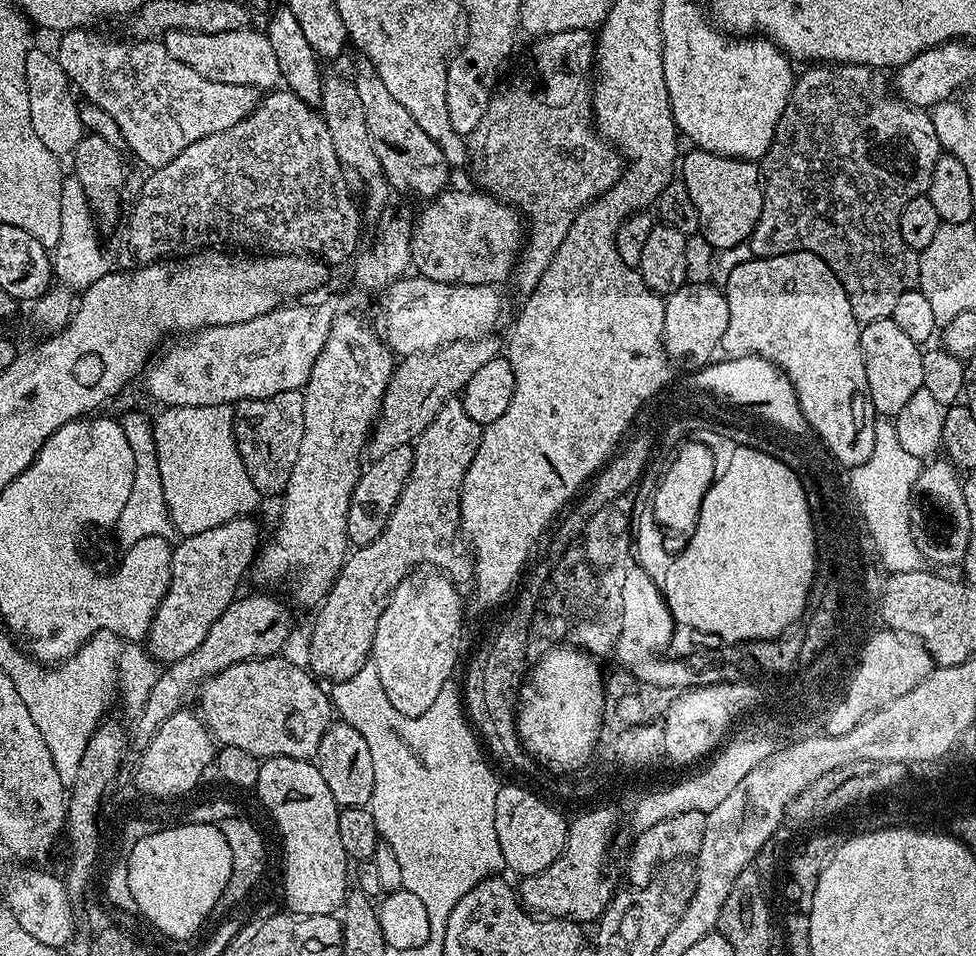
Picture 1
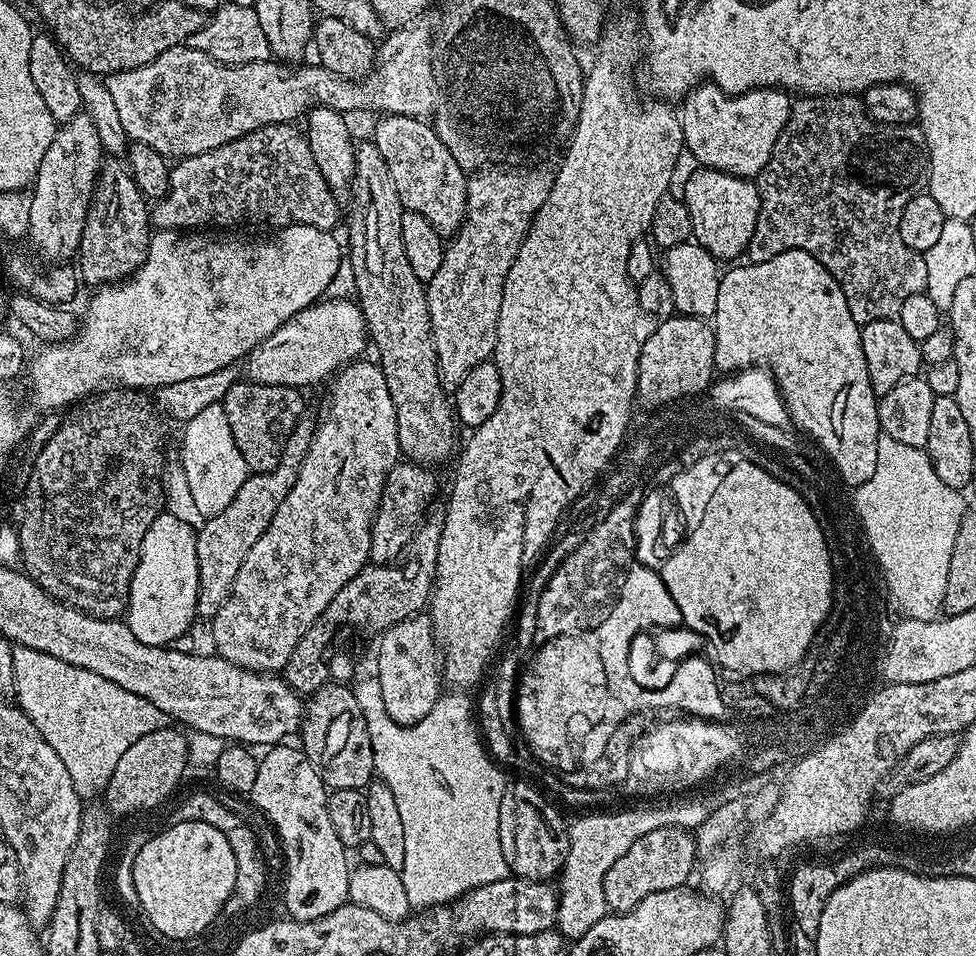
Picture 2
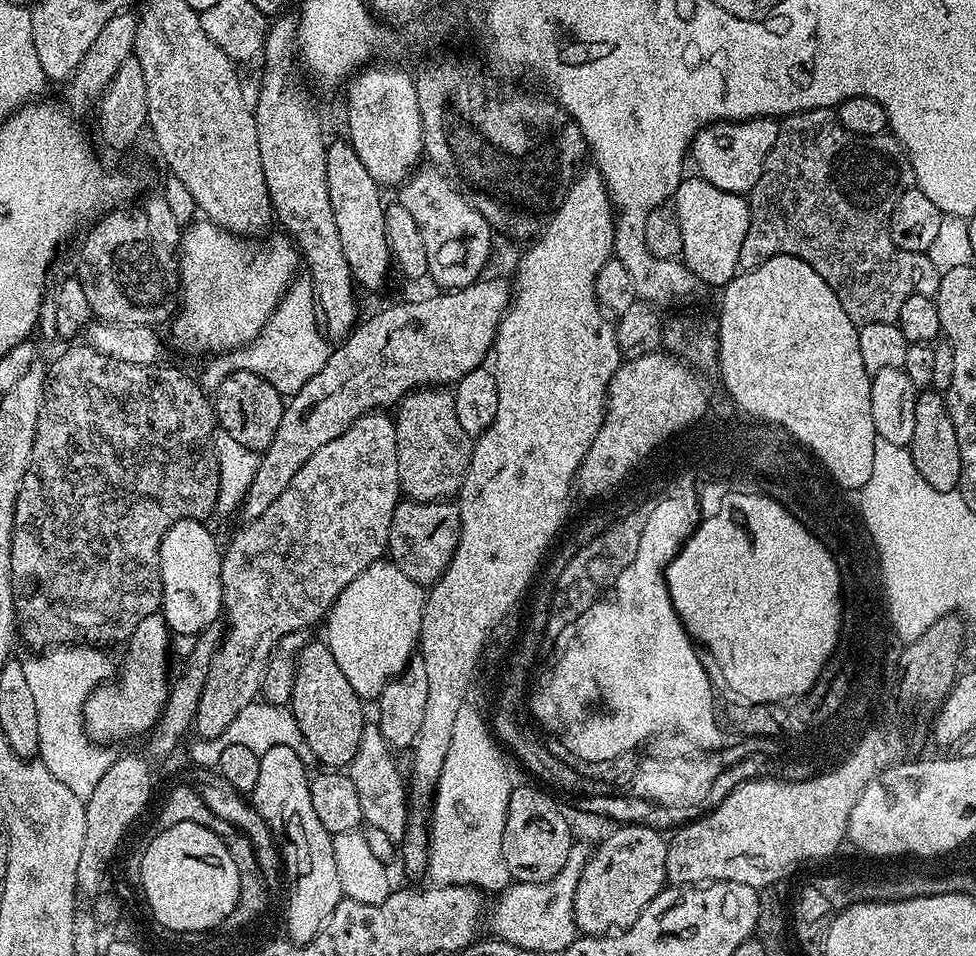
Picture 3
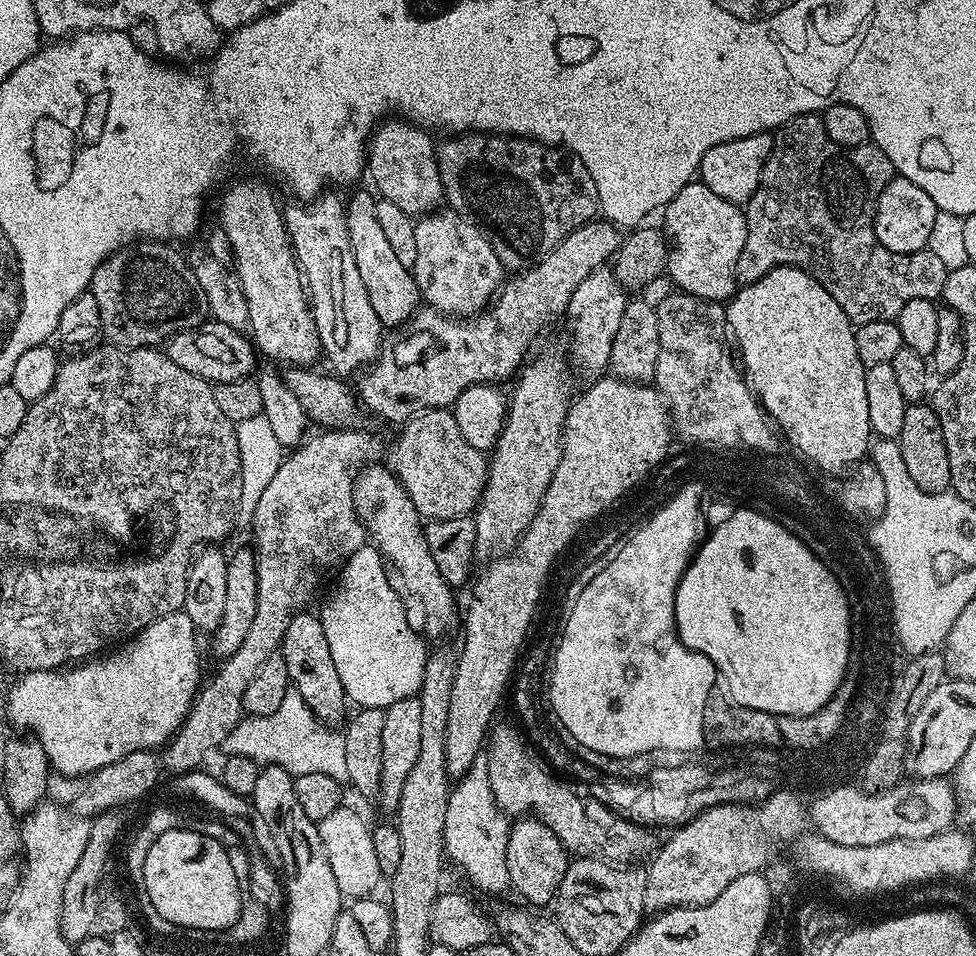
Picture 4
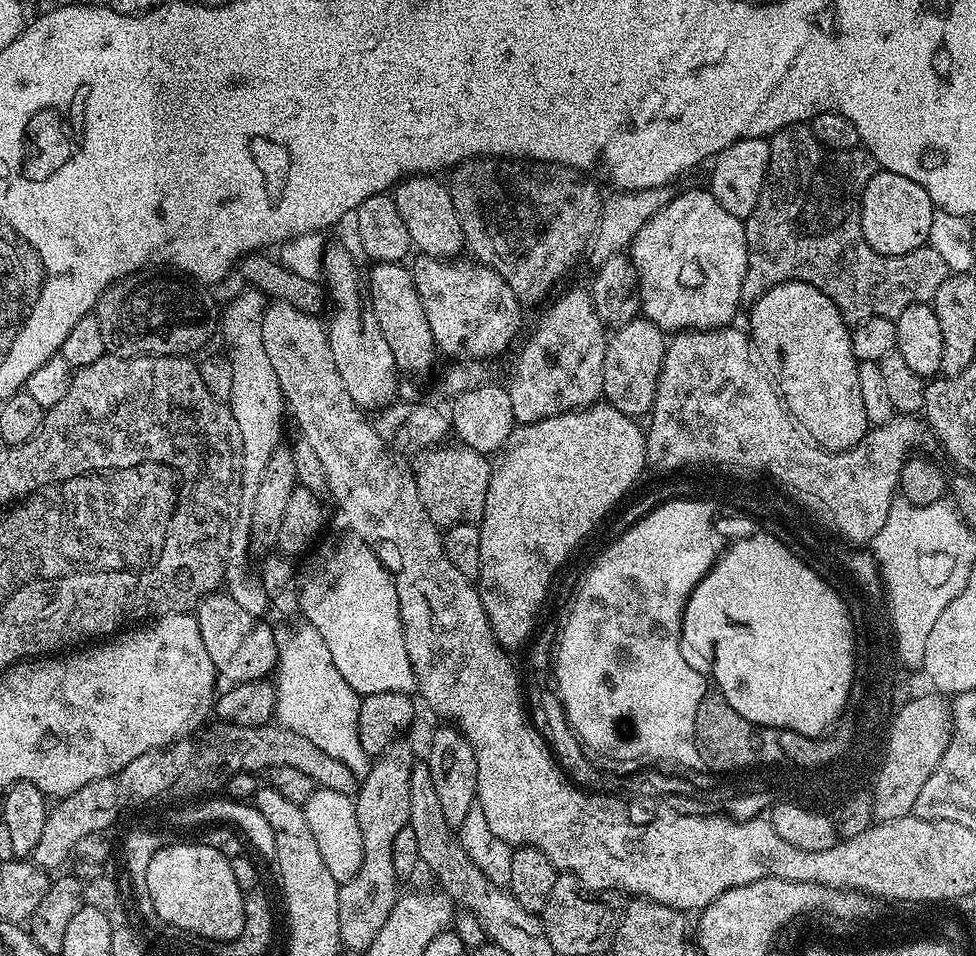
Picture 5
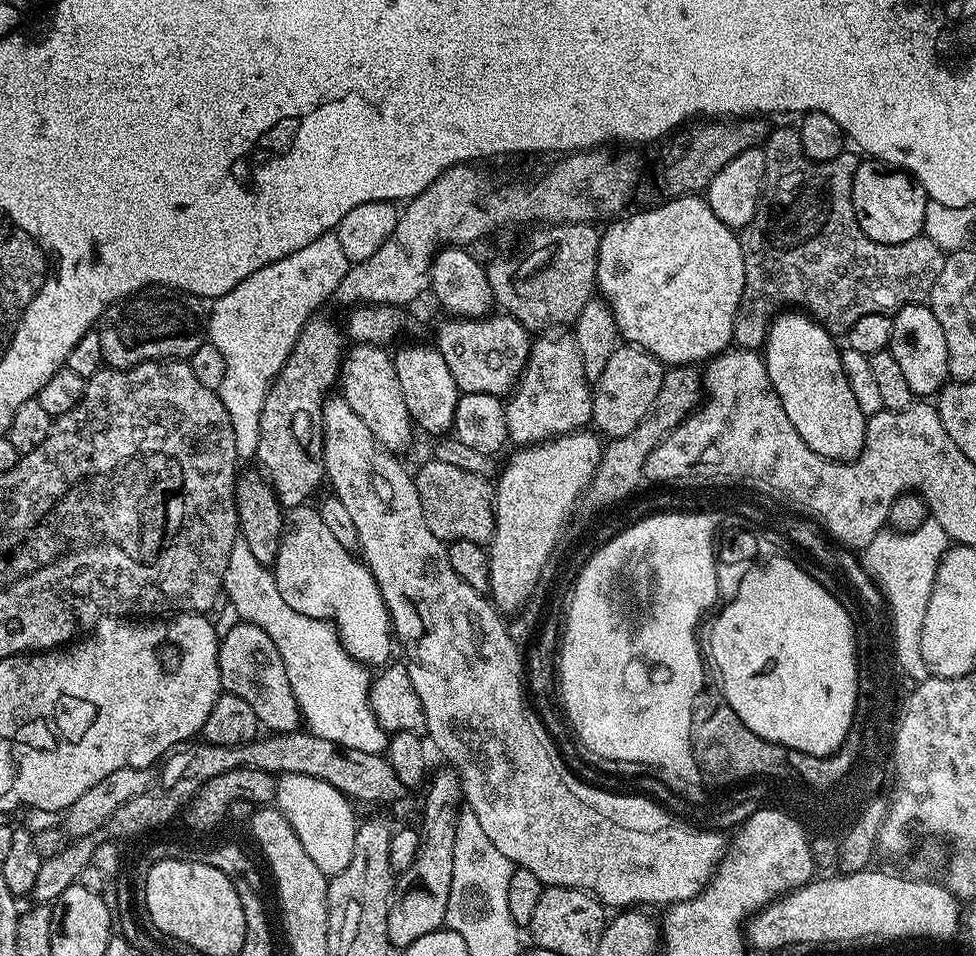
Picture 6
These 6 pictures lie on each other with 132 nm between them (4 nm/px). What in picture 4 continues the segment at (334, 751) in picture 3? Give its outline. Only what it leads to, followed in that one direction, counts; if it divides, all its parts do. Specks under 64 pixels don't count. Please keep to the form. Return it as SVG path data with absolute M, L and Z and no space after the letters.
M301 610L290 618L286 634L282 638L278 651L284 656L288 679L291 687L306 702L321 725L336 724L343 721L346 697L342 678L338 678L338 669L334 667L334 657L326 642L326 630L322 630L319 615L312 610Z

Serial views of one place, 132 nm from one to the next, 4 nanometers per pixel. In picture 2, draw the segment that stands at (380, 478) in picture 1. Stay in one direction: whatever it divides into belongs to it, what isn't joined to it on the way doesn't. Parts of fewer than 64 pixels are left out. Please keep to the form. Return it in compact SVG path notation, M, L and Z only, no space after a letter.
M397 462L390 470L380 495L376 521L372 523L370 560L374 564L391 564L399 561L400 535L411 533L425 519L428 507L436 496L436 476L431 467L411 462Z

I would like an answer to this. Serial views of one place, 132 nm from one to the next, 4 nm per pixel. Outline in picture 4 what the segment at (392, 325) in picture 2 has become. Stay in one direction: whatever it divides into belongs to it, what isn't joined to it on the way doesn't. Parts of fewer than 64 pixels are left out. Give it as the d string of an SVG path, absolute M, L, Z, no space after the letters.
M427 409L411 417L399 432L394 471L421 517L431 522L472 516L488 484L489 461L485 453L474 450L474 446L462 438L462 430L458 430L458 422L451 411Z

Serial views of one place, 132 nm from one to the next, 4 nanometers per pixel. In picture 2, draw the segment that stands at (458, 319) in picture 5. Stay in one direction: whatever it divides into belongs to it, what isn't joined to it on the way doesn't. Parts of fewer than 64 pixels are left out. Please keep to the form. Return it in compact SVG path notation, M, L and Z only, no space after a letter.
M385 115L376 124L374 142L398 186L398 198L405 209L422 214L439 232L441 237L452 238L460 231L468 211L468 176L454 154L446 150L435 127L424 120L415 120L415 115Z

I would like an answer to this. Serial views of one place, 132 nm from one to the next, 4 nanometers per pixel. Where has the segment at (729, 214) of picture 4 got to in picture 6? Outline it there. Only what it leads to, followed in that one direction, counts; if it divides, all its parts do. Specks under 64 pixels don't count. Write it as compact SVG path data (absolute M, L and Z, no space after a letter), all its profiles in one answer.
M703 195L673 196L663 201L657 208L648 208L645 212L636 212L633 216L625 215L616 218L607 225L608 229L600 232L600 245L598 246L598 266L596 267L596 287L599 295L604 297L612 308L616 318L617 333L627 343L637 344L639 348L645 348L650 354L660 359L665 366L696 366L703 365L721 352L727 352L733 343L732 331L736 314L740 310L740 299L744 289L744 259L742 258L742 246L739 235L726 222L722 222L710 210L707 199Z

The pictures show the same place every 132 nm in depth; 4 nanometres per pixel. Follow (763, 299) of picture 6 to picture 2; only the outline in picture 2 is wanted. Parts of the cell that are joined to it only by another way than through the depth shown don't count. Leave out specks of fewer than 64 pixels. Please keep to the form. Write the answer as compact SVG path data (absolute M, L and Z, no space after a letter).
M859 95L800 96L792 105L792 113L786 126L782 126L782 134L778 134L778 142L774 142L774 154L770 154L770 162L766 162L766 166L758 177L760 209L754 226L754 234L748 243L747 263L770 262L770 258L774 258L786 250L802 250L806 254L818 258L818 262L822 262L822 266L826 266L828 273L842 286L842 290L846 294L846 306L850 306L850 314L856 324L863 326L870 322L899 317L902 302L906 302L906 298L914 298L914 294L925 291L928 287L924 253L910 250L910 246L906 246L906 242L902 242L900 233L902 210L906 210L906 202L910 202L910 198L921 195L927 186L928 147L924 131L915 123L879 124L874 122L868 116L868 111L864 109L864 101Z

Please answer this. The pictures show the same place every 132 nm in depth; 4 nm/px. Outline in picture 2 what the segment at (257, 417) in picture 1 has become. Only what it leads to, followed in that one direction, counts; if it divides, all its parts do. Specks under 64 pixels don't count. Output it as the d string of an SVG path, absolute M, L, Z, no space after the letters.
M247 378L237 379L227 390L222 401L226 410L226 422L230 422L230 434L234 434L238 450L242 450L242 458L249 473L269 472L274 470L274 466L278 466L288 435L296 429L297 422L305 415L304 400L300 396L303 396L301 389L255 384L253 380Z

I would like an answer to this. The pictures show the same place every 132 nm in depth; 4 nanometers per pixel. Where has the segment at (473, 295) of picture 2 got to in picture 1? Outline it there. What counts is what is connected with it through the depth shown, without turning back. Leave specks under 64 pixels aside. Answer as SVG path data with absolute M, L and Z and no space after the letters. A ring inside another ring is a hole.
M575 28L574 30L566 30L565 32L550 32L546 36L539 37L535 43L536 45L533 46L532 53L528 56L528 61L524 64L525 76L514 77L501 92L499 89L493 95L492 100L486 106L486 114L482 114L482 122L478 122L478 126L474 126L472 133L466 137L468 164L470 165L470 169L472 168L473 174L476 175L477 182L481 184L477 185L487 195L494 196L497 200L503 200L506 204L511 204L526 221L528 231L526 243L521 251L520 259L516 261L514 269L514 281L516 280L516 288L521 294L527 294L536 289L538 282L542 278L542 274L546 270L546 266L550 266L550 262L554 258L558 246L562 246L566 234L570 234L570 226L574 226L574 218L578 218L580 211L586 205L592 203L596 197L615 186L620 181L620 176L624 173L626 167L624 157L597 132L592 118L593 81L590 77L593 75L594 61L596 59L596 36L587 28ZM485 338L483 340L459 340L457 344L448 344L439 349L427 358L420 356L406 356L397 363L392 372L392 377L388 383L388 389L384 391L384 401L380 407L380 414L375 424L372 425L370 439L366 445L367 451L373 457L386 454L386 450L394 450L394 446L406 446L407 444L415 445L417 438L434 422L434 416L446 402L453 398L459 397L464 391L466 382L474 378L474 374L484 365L490 362L490 358L501 355L502 344L496 341L496 338Z

